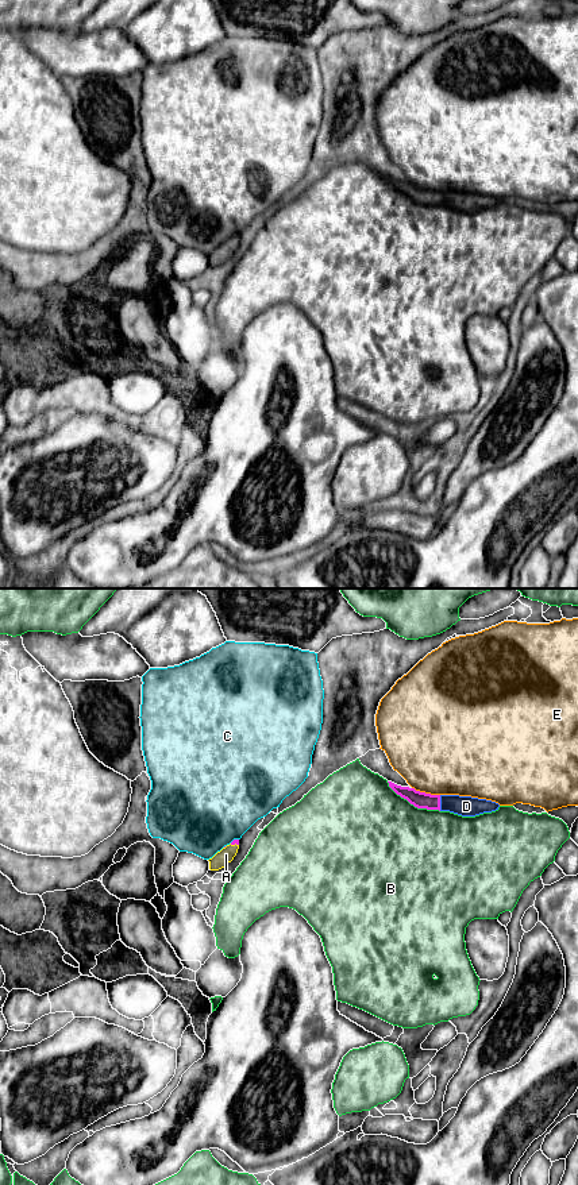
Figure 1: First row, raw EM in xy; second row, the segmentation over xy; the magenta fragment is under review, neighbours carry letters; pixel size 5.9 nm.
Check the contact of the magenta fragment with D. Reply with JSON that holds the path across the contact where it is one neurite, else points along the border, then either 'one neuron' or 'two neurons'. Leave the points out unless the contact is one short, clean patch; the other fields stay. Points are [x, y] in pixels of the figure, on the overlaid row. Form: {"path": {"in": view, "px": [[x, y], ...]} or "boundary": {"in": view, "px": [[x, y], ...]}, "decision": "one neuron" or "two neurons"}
{"path": {"in": "xy", "px": [[419, 799], [439, 803], [466, 806]]}, "decision": "one neuron"}

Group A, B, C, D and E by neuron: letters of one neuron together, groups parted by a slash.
A D / B / C / E

